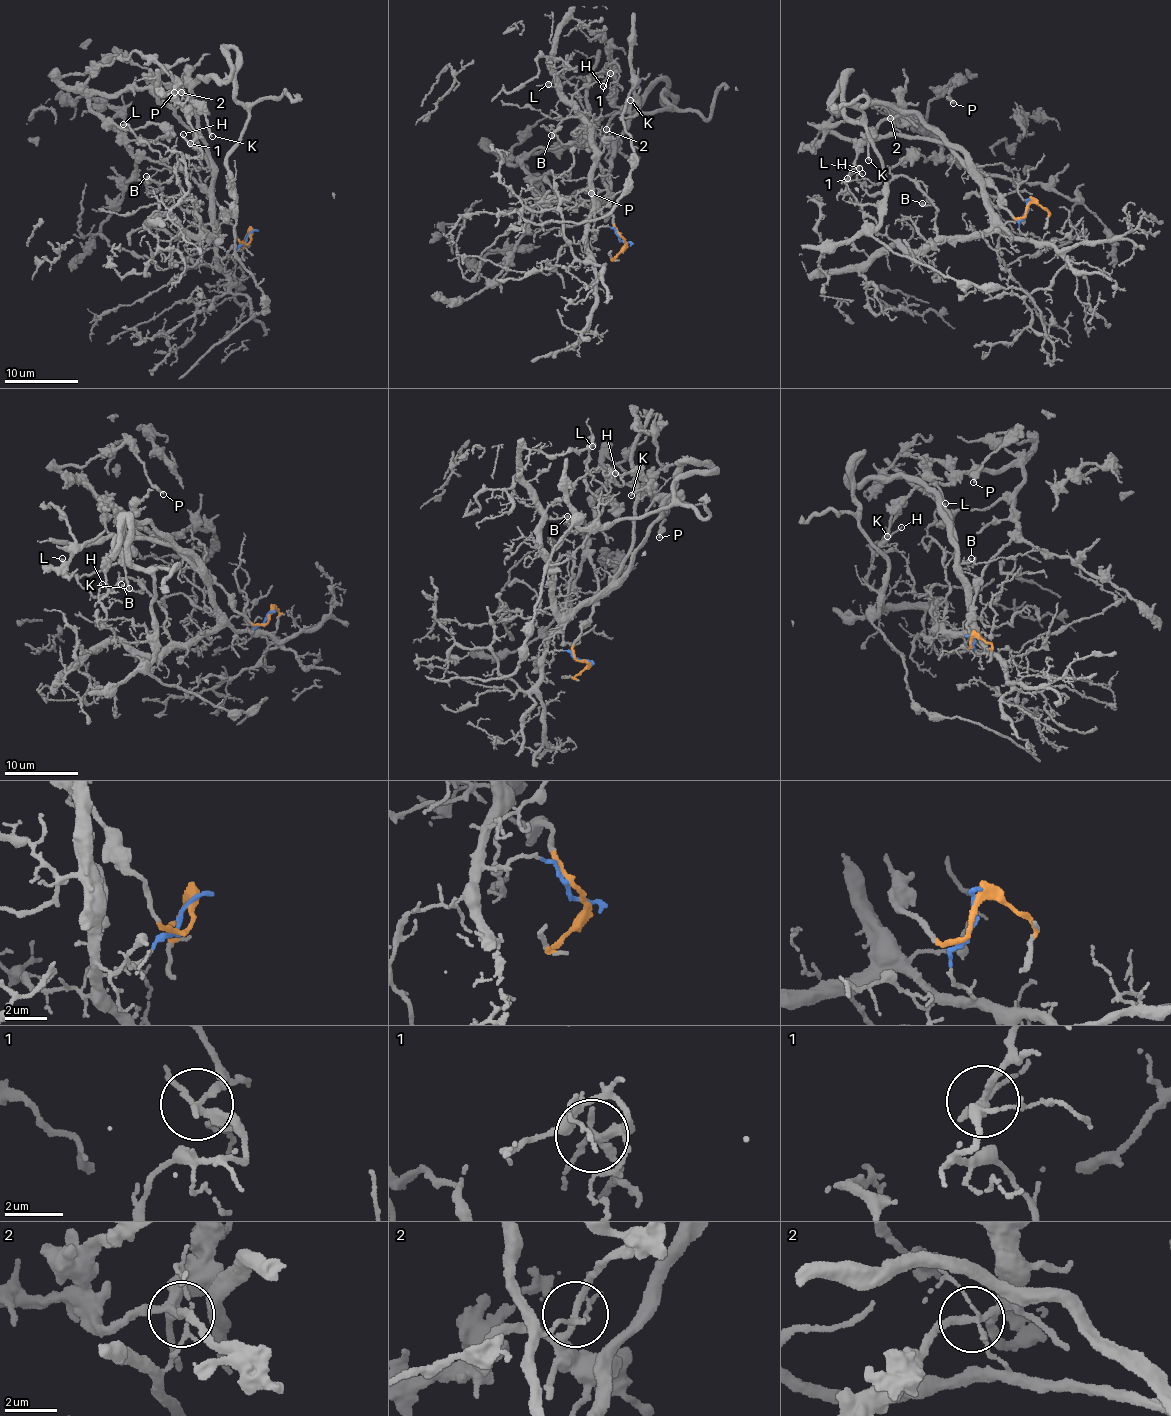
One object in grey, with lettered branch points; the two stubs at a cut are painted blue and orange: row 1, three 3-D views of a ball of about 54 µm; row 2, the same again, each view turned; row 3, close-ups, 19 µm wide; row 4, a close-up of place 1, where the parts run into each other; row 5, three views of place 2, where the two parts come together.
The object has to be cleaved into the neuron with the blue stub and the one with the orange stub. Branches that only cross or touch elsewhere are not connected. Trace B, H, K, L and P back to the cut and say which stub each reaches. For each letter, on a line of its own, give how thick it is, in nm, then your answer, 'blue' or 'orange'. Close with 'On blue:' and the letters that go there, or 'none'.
B: 260 nm thick; blue
H: 120 nm thick; blue
K: 190 nm thick; orange
L: 200 nm thick; blue
P: 200 nm thick; orange
On blue: B, H, L

